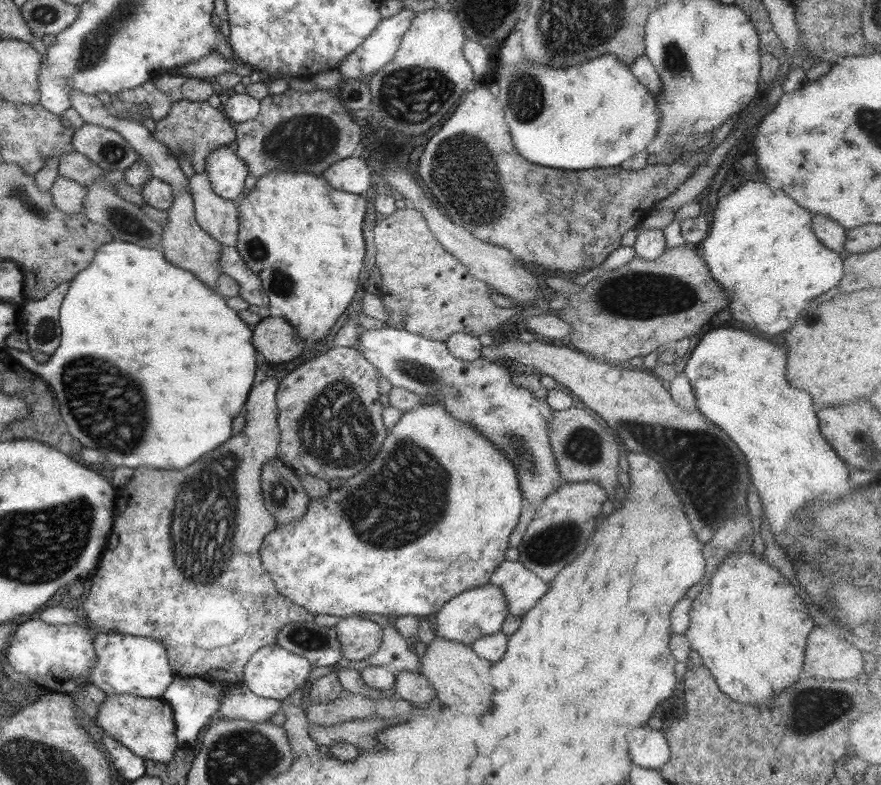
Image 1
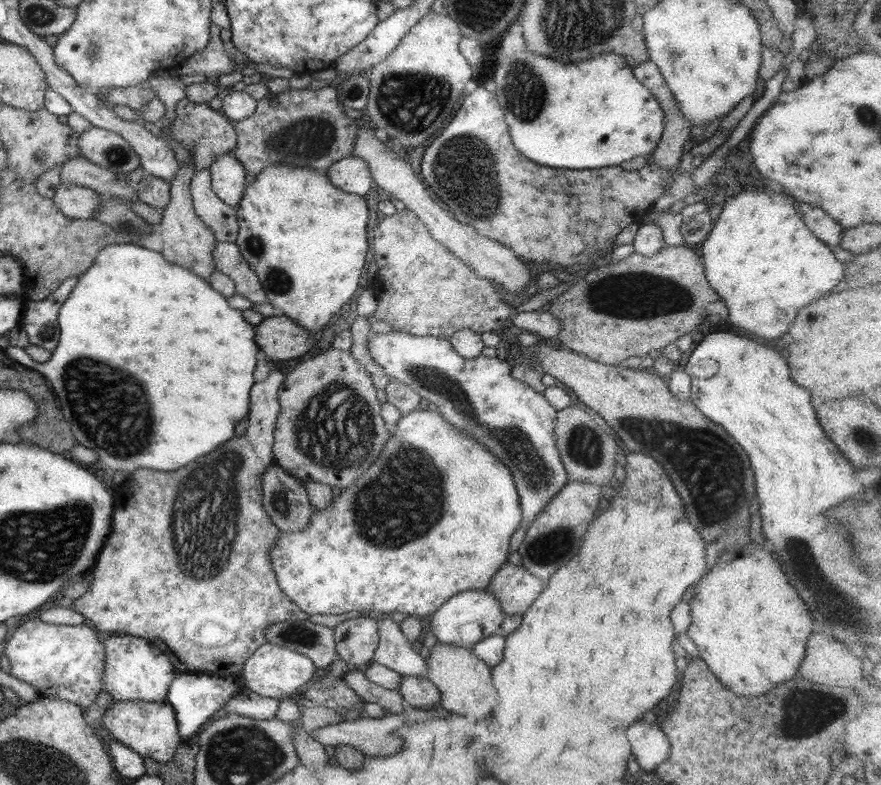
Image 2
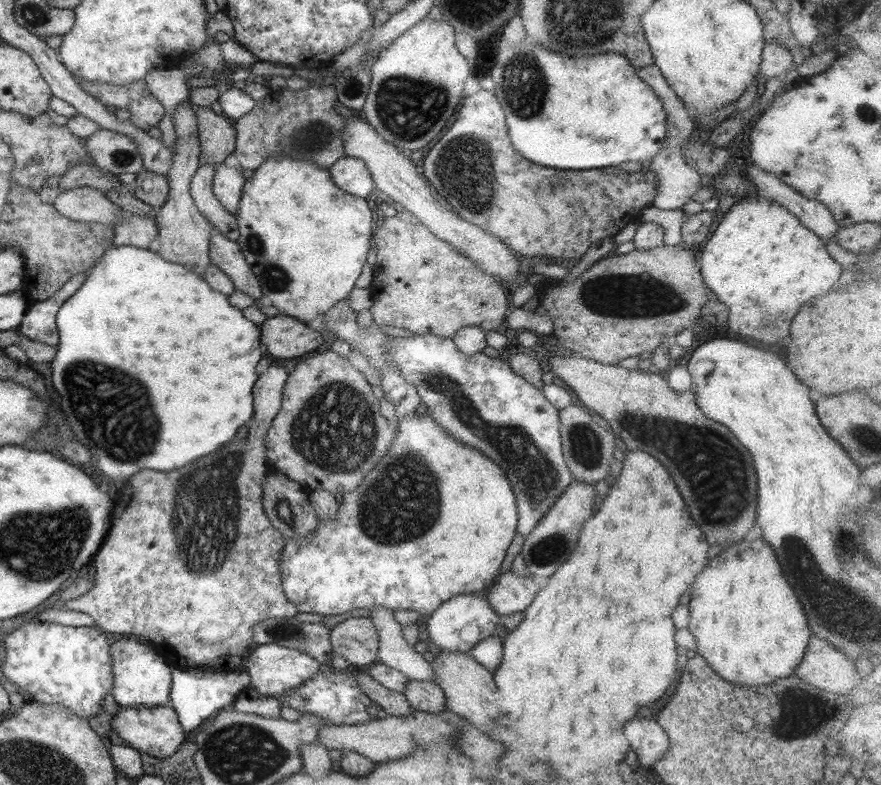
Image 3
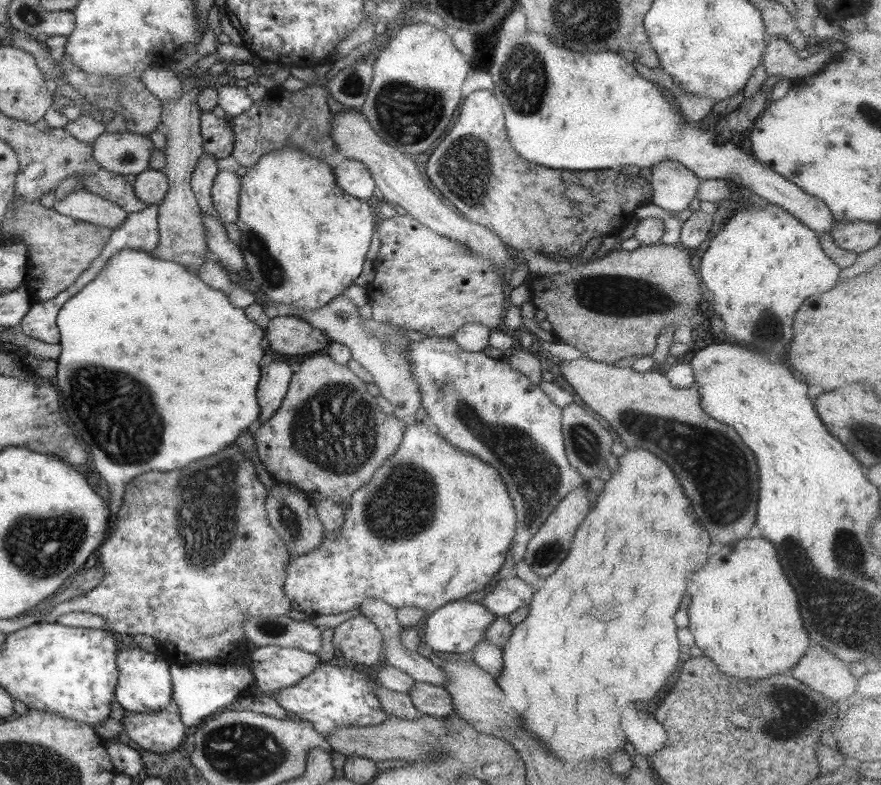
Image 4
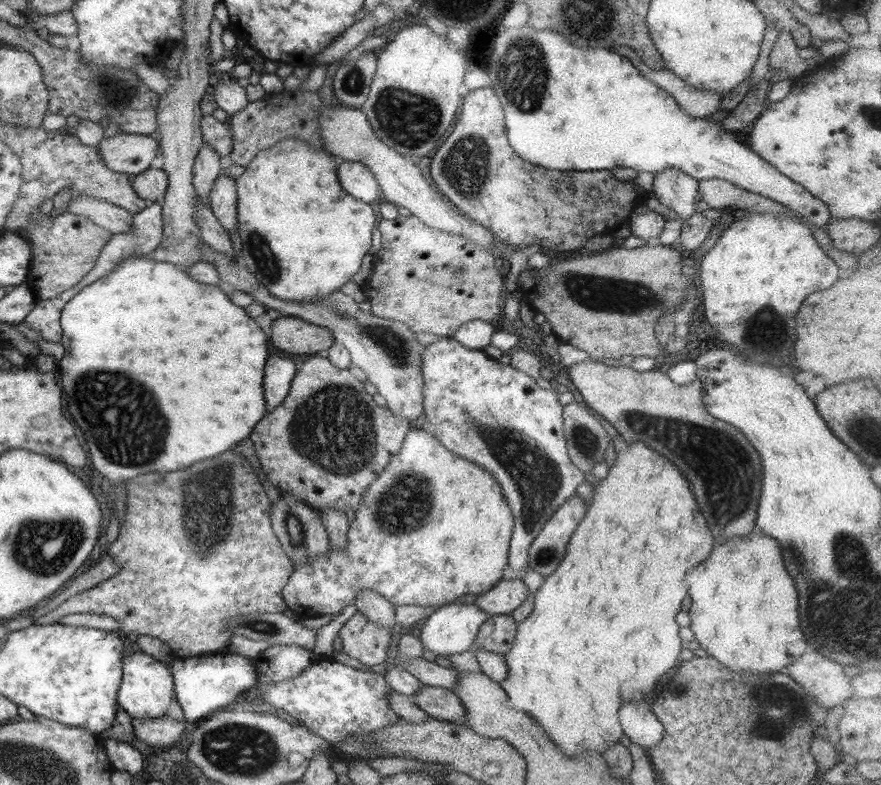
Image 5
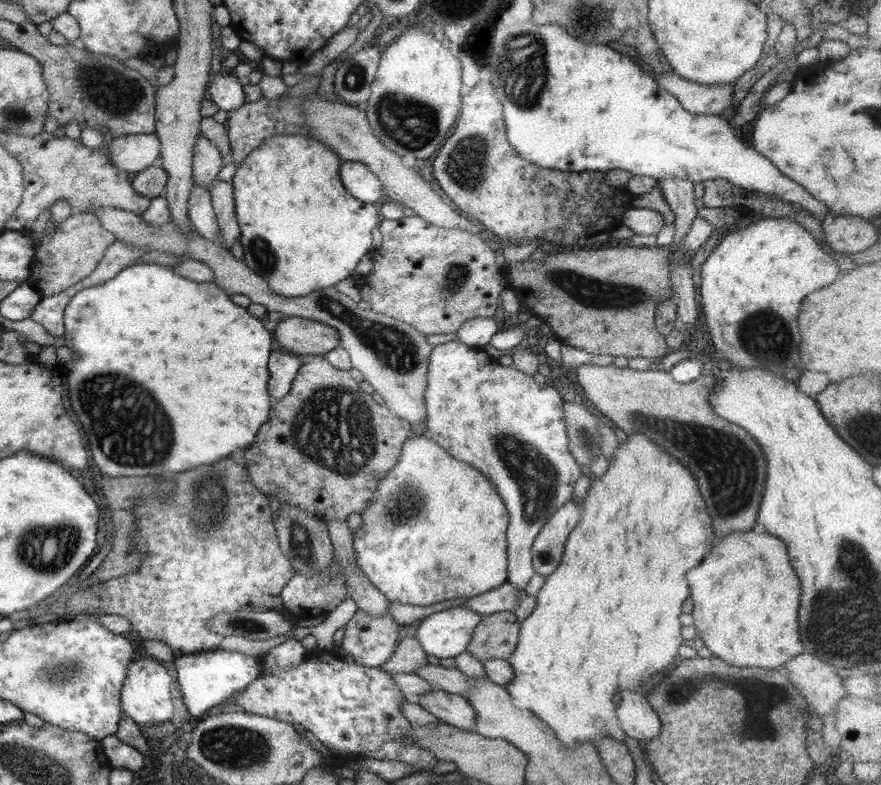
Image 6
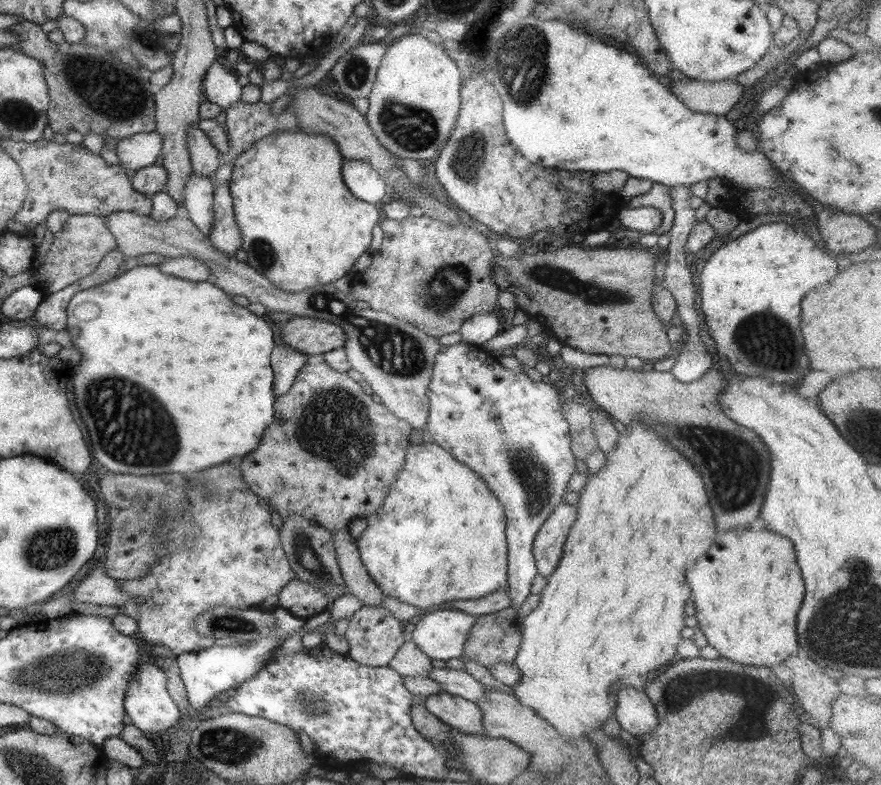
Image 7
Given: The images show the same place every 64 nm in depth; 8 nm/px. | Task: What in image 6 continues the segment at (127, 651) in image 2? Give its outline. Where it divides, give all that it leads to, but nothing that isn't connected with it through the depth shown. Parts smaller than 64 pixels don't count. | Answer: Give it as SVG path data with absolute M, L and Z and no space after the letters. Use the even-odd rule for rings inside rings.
M135 656L126 666L125 678L121 685L121 696L119 696L120 709L139 728L152 727L169 721L173 710L169 684L171 684L171 678L162 662L149 657Z

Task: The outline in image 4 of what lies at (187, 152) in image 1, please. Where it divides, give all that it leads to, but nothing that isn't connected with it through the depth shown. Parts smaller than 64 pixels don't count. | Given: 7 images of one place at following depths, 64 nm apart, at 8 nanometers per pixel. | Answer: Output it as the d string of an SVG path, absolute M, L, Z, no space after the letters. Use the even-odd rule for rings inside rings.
M200 112L200 135L205 155L221 160L233 151L234 134L228 119L217 118L212 112Z

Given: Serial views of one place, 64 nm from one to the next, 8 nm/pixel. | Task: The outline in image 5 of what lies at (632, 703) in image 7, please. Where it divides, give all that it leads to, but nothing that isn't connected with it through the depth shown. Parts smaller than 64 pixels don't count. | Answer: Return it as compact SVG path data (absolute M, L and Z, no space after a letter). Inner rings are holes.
M643 699L624 702L618 712L619 728L633 744L647 748L657 746L663 736L663 725Z

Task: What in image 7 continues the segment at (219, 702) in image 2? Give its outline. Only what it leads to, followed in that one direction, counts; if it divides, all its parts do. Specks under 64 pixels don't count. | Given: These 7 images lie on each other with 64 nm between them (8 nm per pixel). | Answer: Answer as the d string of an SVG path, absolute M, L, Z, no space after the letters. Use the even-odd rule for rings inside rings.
M281 607L275 608L271 614L273 624L275 624L273 633L257 640L251 640L251 644L248 644L247 647L245 645L223 647L213 645L199 652L181 653L174 656L178 664L179 676L185 687L185 696L193 710L198 711L222 692L235 690L249 677L255 676L269 662L273 654L272 650L275 648L275 641L279 636L294 632L305 622L304 618L293 617Z

